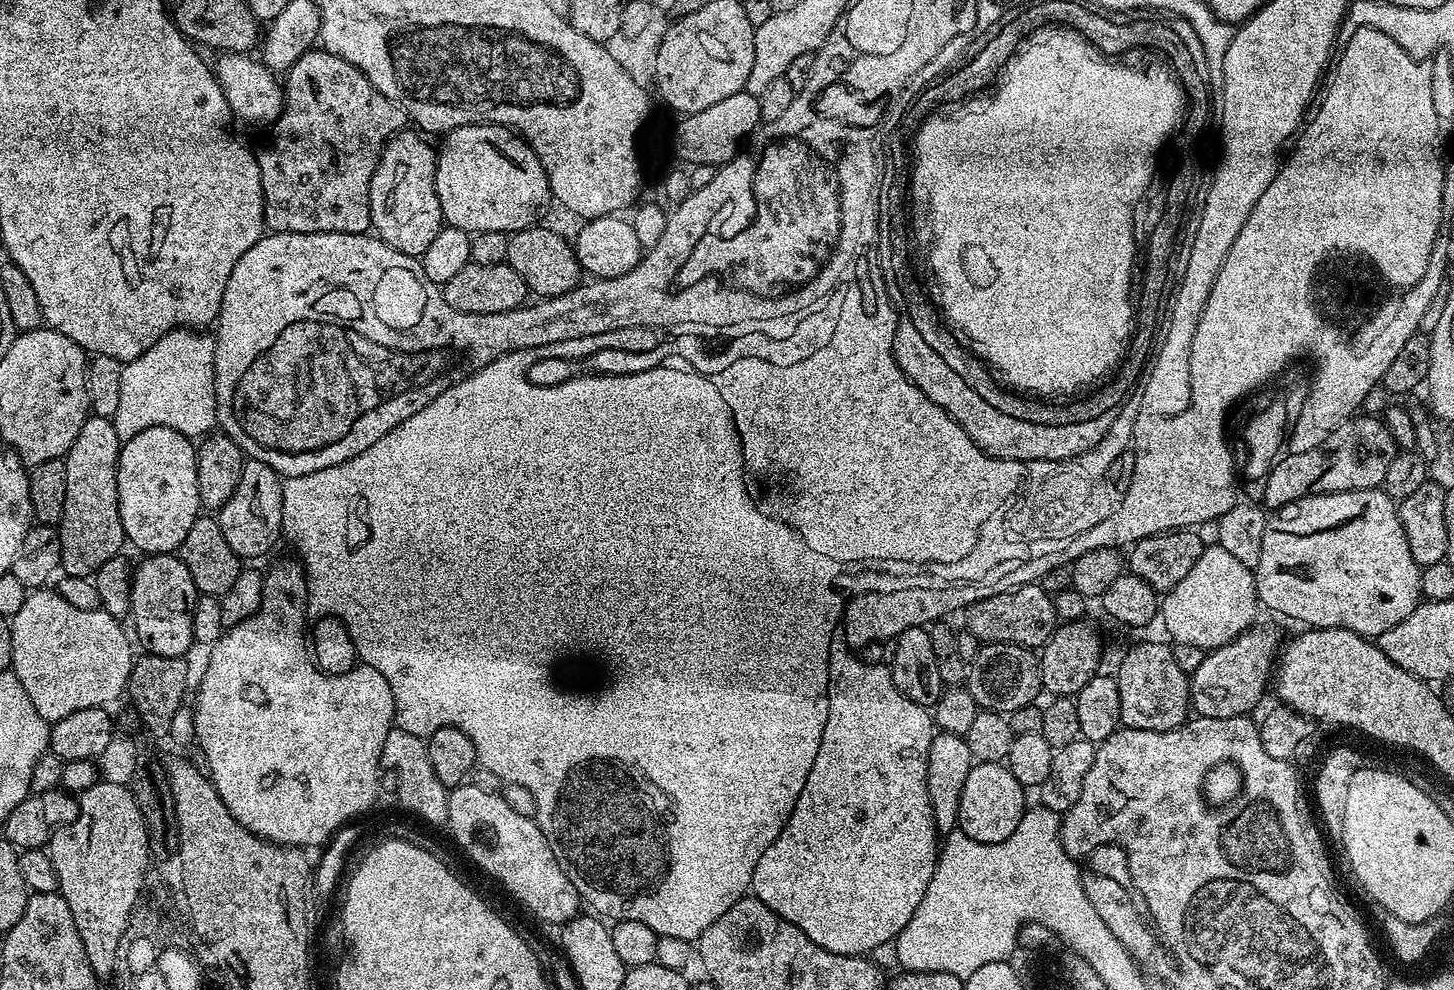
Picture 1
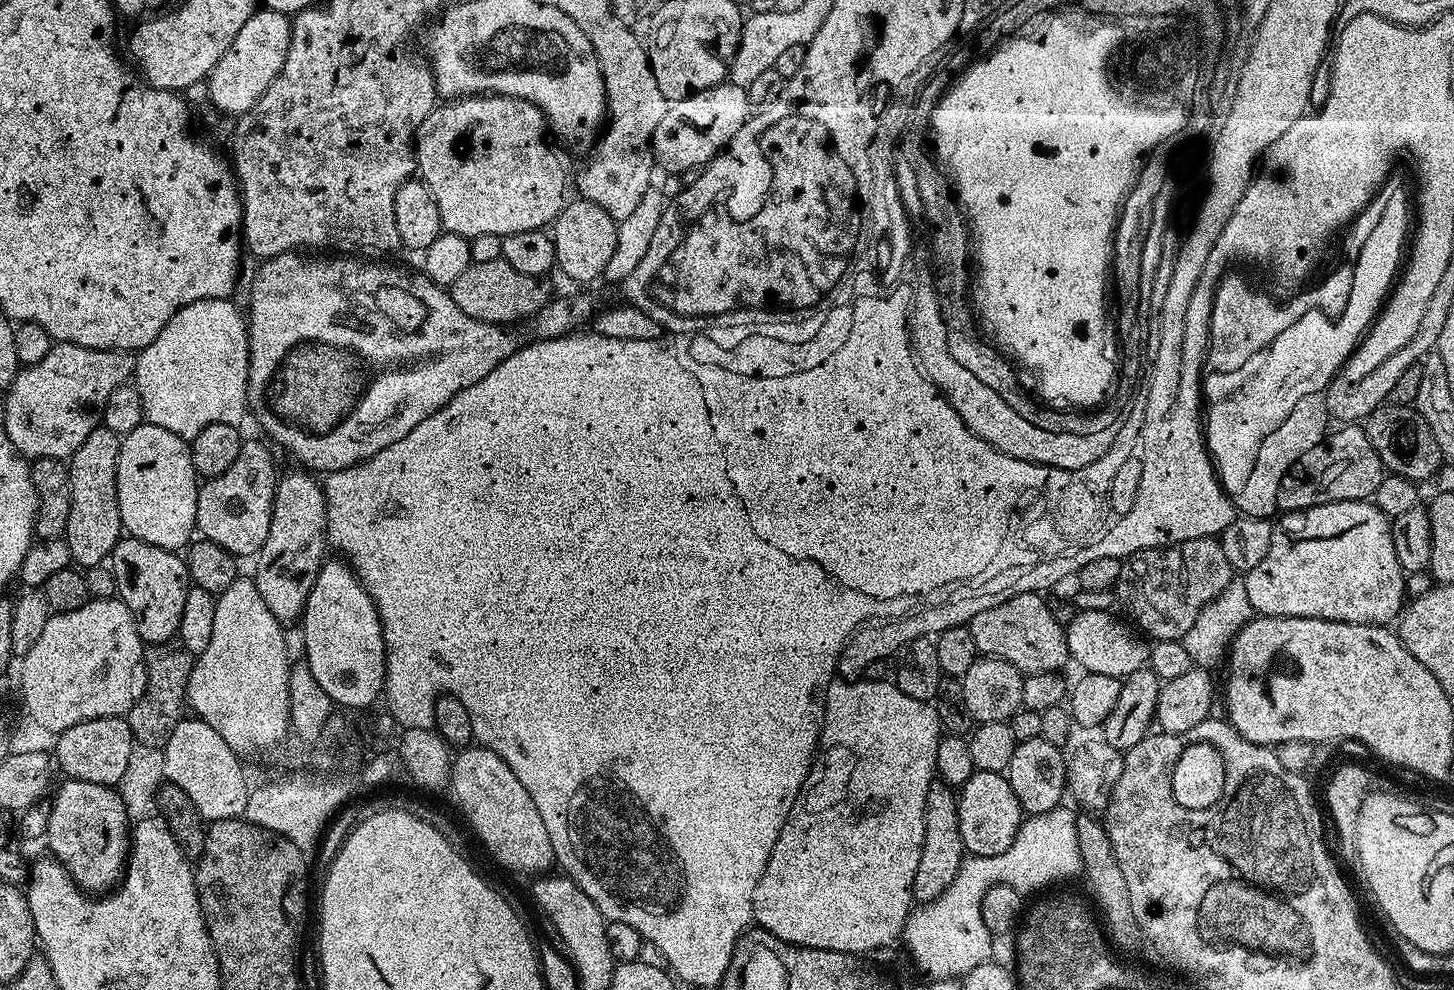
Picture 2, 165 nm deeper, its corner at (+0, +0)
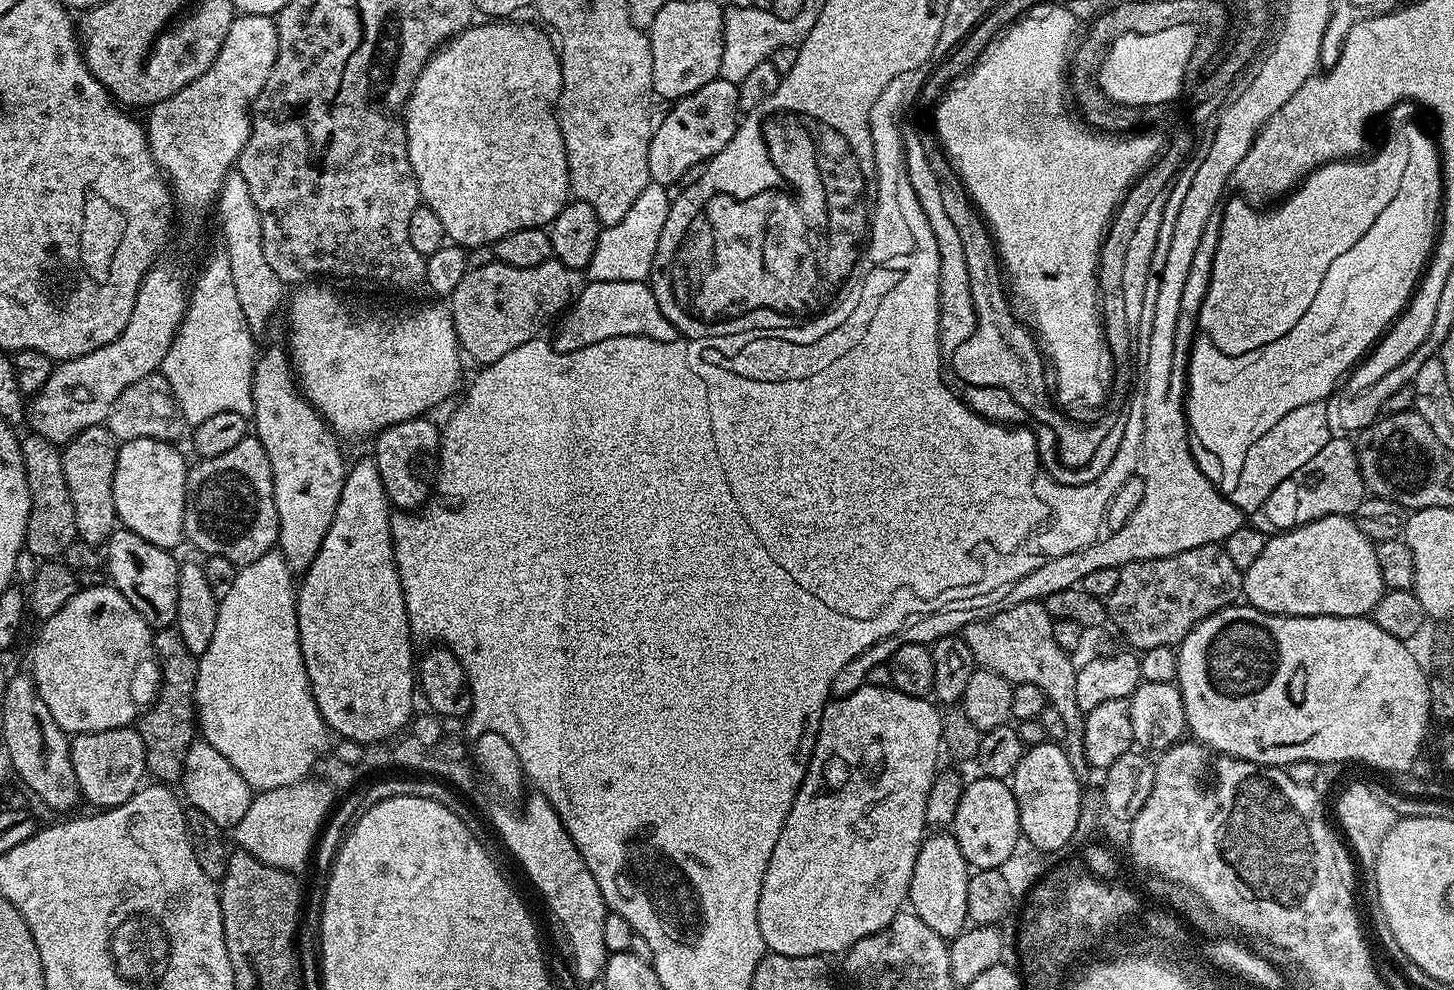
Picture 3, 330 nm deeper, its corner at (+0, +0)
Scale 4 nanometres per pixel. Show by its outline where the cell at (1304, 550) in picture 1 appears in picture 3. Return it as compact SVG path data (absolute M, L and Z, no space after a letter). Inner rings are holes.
M1327 516L1300 528L1269 535L1254 566L1243 569L1242 596L1253 608L1272 616L1368 616L1386 591L1378 570L1376 544L1358 530L1352 516Z

